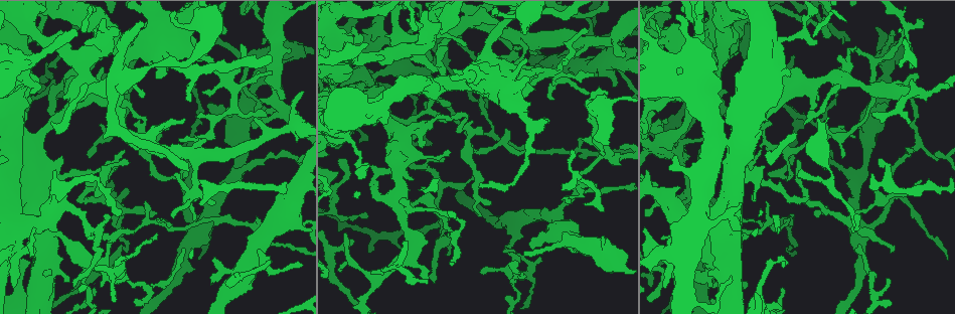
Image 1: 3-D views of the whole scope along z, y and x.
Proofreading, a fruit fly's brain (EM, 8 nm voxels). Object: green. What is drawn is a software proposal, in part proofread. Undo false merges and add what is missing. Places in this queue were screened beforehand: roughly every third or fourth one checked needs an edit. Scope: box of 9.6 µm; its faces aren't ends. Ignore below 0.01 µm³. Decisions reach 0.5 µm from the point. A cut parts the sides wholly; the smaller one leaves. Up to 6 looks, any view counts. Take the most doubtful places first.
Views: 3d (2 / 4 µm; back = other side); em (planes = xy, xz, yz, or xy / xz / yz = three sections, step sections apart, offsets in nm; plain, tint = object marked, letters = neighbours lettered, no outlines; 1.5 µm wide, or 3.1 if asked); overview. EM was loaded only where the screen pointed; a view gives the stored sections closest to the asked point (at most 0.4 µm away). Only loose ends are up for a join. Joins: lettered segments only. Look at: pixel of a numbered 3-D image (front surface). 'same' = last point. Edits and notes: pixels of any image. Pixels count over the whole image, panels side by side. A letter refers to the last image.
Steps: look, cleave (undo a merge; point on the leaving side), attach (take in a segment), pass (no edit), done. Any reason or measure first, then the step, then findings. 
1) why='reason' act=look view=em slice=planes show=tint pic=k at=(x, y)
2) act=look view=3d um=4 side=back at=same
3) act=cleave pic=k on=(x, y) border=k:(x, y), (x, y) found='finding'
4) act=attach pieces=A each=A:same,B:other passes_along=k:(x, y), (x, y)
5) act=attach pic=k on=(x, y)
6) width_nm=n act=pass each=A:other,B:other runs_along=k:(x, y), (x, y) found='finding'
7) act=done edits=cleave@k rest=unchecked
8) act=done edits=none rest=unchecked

why='free end' act=look view=em um=3.1 slice=planes show=letters pic=1 at=(583, 203)

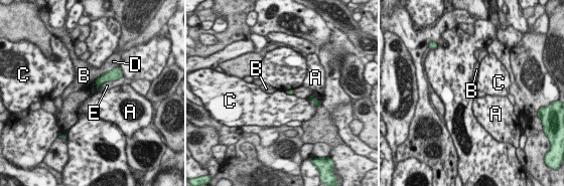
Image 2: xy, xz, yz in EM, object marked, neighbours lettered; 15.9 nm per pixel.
longest_contact=E:460nm act=pass each=A:other,B:other,C:other,D:other,E:other border=2:(284, 91), (292, 95) found='no lettered segment goes on from it'

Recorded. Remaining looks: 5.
why='tapers out' act=look view=3d um=2 pic=1 at=(366, 218)

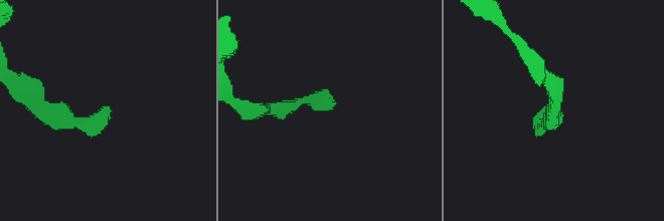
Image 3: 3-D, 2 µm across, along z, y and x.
act=look view=em slice=planes show=tint pic=3 at=(333, 108)

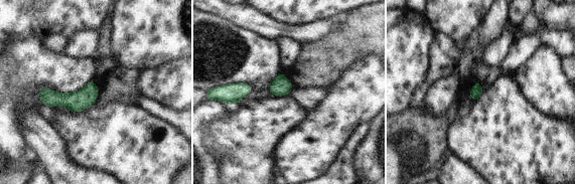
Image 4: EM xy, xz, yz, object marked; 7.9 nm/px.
why='what lies round it' act=look view=em slice=planes show=letters at=same

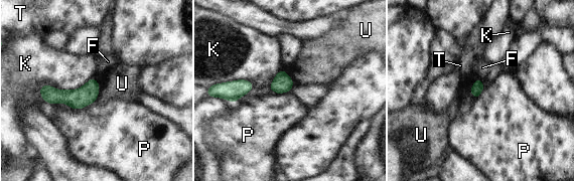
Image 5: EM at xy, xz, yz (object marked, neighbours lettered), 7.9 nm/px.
longest_contact=K:460nm act=pass each=F:other,K:other,P:other,T:other,U:other border=5:(95, 101), (82, 108), (70, 109) found='none of them fits'

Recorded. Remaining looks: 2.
act=done edits=none rest=unchecked

